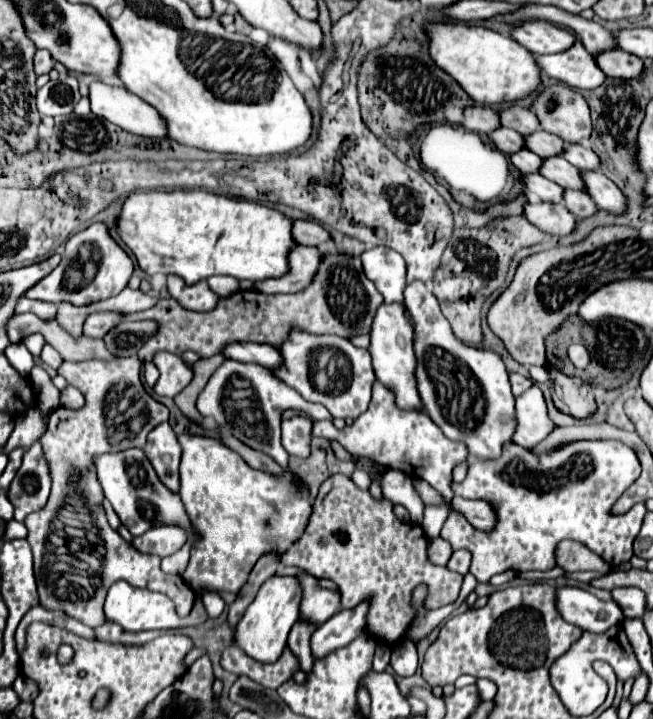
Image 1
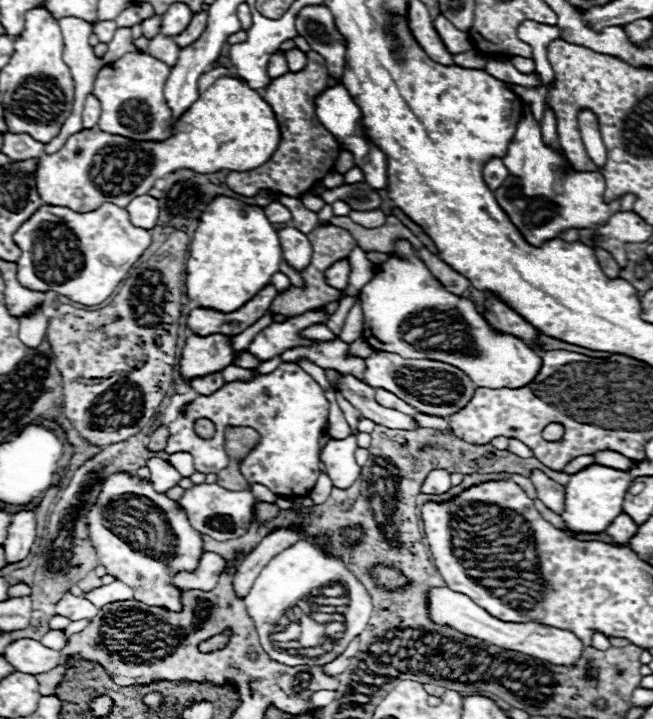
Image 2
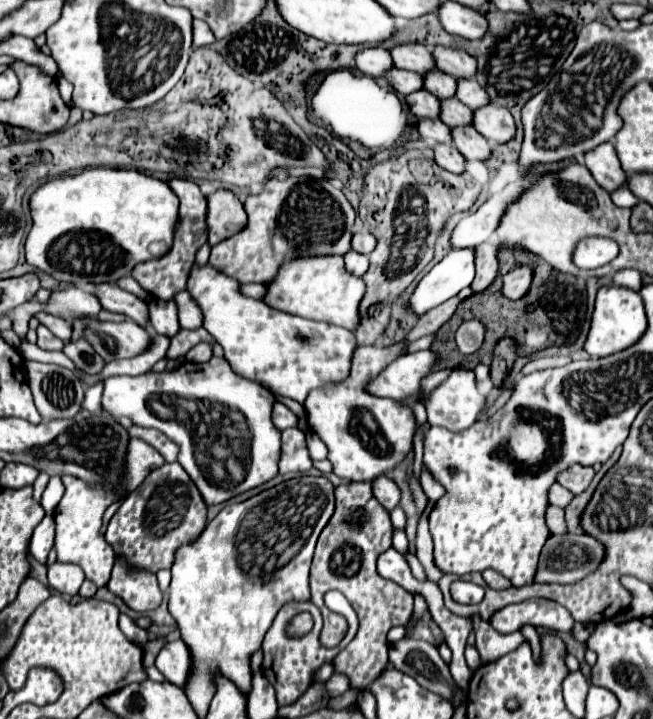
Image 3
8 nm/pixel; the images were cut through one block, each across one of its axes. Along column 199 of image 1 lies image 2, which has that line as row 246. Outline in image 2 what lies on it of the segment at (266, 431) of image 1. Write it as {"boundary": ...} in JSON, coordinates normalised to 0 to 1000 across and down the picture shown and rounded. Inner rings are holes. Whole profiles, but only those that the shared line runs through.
{"boundary":[[[619,339],[619,350],[613,345],[606,350],[619,353],[619,362],[591,362],[576,370],[573,387],[548,409],[557,431],[554,467],[573,487],[692,506],[717,517],[729,537],[744,540],[799,540],[821,526],[830,498],[809,478],[753,462],[723,420],[683,406],[649,364],[634,356],[628,339]]]}

